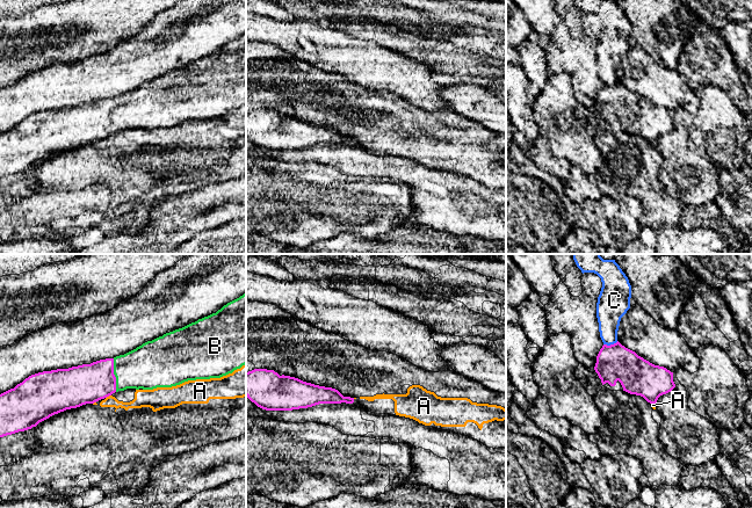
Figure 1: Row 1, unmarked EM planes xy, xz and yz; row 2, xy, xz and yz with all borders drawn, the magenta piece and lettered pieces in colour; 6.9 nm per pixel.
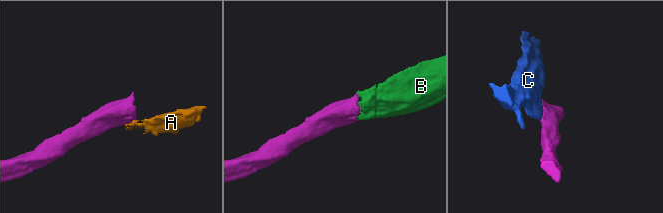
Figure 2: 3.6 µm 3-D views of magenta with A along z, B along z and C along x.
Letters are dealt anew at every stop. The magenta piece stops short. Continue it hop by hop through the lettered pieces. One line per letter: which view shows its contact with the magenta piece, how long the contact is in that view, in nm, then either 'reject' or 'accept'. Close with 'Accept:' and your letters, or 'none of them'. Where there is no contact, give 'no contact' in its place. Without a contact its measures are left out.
A: xy | 50 nm | reject
B: xy | 240 nm | accept
C: yz | 110 nm | reject
Accept: B

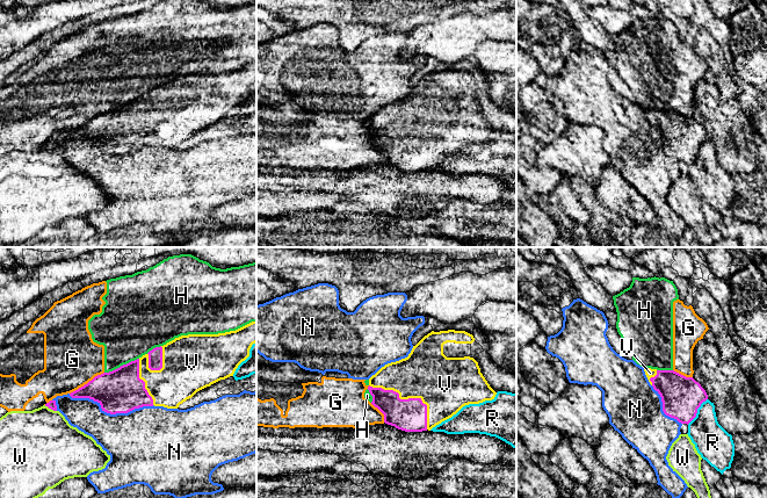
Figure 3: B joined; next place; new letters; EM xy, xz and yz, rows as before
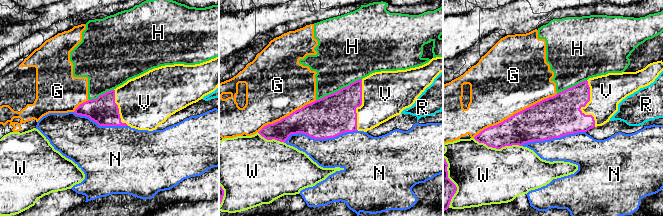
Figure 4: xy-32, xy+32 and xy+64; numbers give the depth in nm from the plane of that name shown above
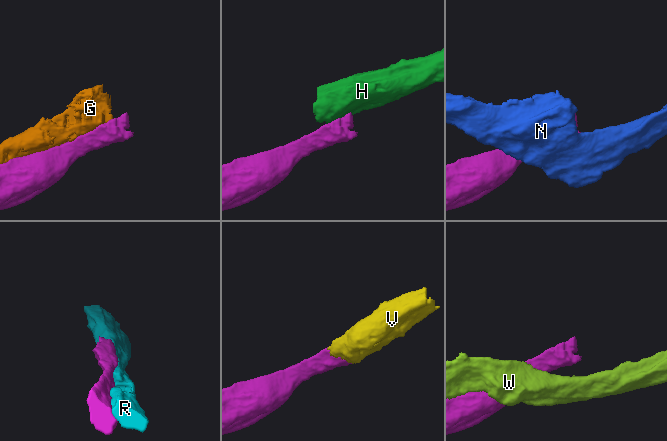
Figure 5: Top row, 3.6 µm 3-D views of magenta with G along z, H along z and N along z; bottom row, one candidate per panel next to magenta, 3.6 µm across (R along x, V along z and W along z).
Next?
G: xy | 280 nm | reject
H: xy | 260 nm | reject
N: xy | 600 nm | reject
R: yz | 240 nm | reject
V: xz | 500 nm | accept
W: xy | 100 nm | reject
Accept: V

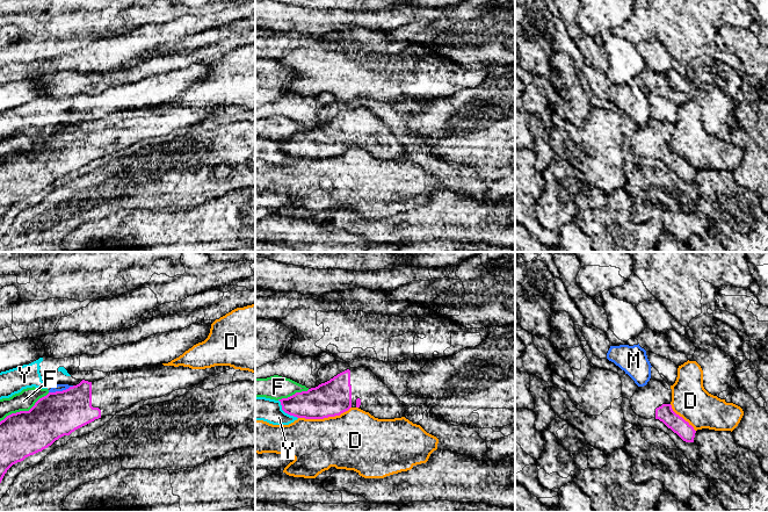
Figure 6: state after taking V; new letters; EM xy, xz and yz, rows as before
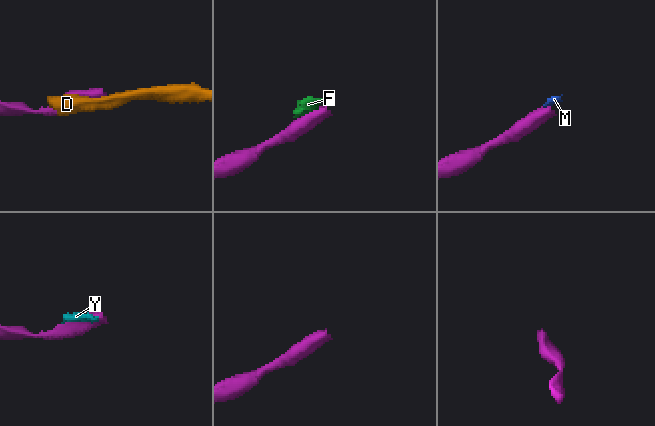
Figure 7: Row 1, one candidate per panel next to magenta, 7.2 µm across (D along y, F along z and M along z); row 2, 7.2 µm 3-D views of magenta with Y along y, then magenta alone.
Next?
D: xz | 380 nm | reject
F: xy | 400 nm | reject
M: xy | 180 nm | reject
Y: xz | 190 nm | reject
Accept: none of them

